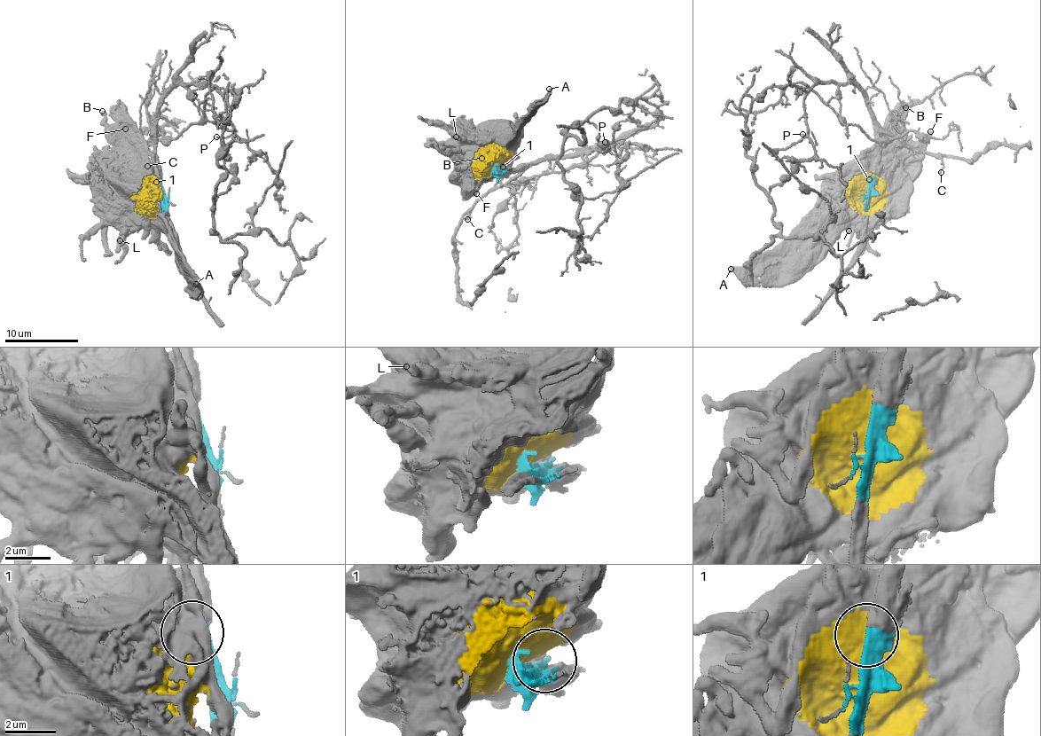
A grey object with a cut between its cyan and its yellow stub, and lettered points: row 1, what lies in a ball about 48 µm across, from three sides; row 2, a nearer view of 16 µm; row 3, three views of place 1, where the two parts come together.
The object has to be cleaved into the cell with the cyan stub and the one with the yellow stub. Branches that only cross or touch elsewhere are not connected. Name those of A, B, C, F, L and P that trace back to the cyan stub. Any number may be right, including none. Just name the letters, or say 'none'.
C, P

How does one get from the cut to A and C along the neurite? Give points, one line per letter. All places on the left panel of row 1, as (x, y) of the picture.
A: (152, 196), (196, 285)
C: (152, 196), (156, 194), (153, 132), (139, 153), (148, 166)

